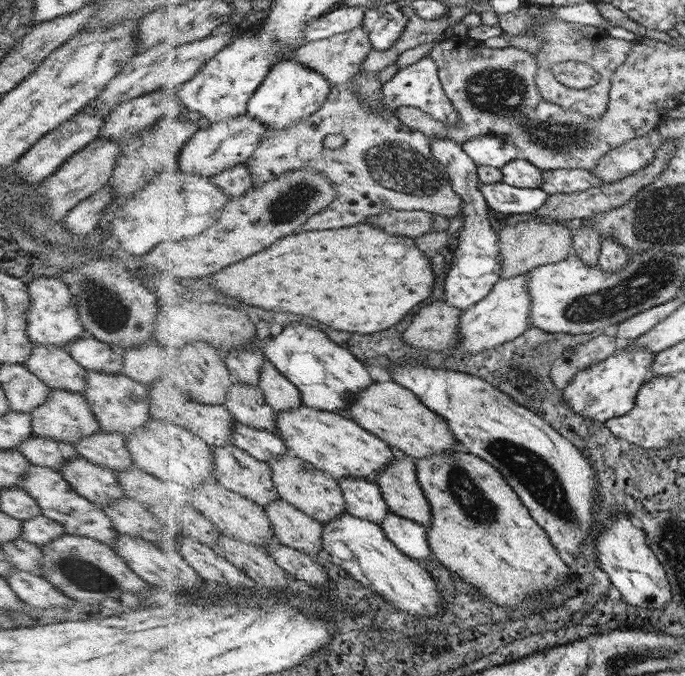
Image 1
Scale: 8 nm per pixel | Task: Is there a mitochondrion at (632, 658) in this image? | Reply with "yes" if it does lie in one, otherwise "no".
yes

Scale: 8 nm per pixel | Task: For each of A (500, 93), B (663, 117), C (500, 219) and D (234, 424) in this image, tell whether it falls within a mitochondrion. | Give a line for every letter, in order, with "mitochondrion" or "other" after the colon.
A: mitochondrion
B: other
C: other
D: other

